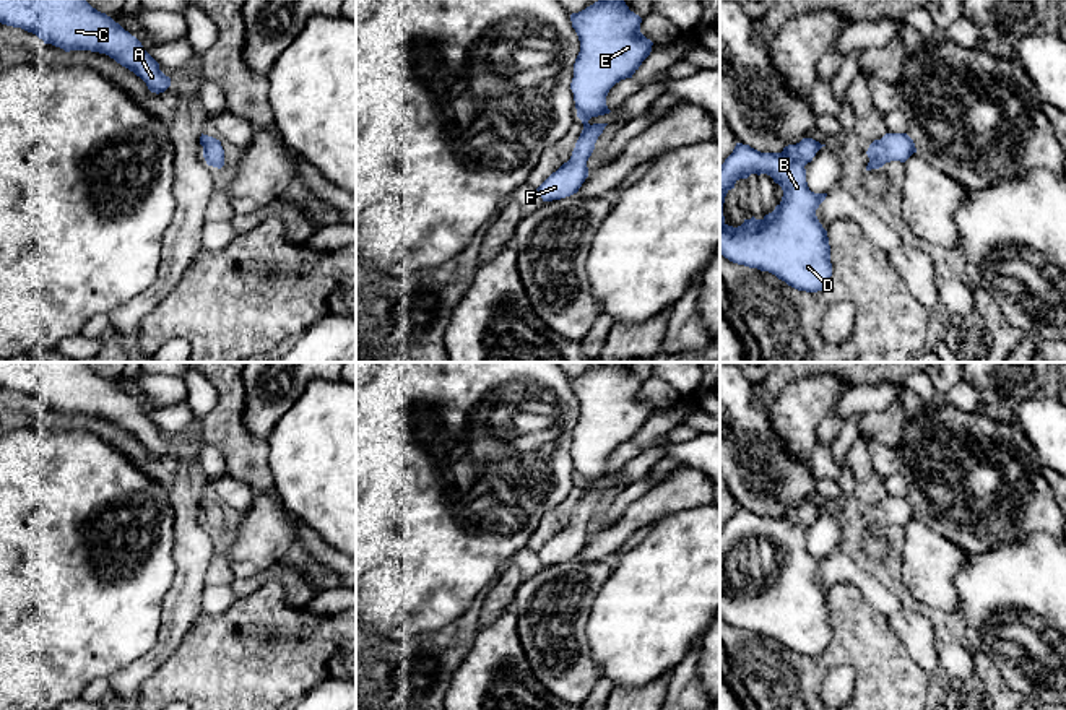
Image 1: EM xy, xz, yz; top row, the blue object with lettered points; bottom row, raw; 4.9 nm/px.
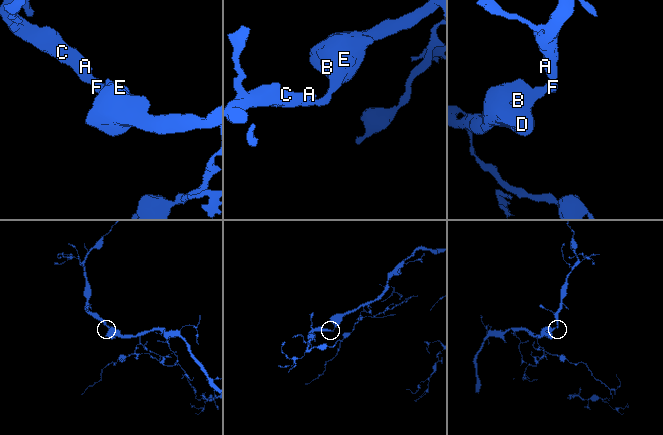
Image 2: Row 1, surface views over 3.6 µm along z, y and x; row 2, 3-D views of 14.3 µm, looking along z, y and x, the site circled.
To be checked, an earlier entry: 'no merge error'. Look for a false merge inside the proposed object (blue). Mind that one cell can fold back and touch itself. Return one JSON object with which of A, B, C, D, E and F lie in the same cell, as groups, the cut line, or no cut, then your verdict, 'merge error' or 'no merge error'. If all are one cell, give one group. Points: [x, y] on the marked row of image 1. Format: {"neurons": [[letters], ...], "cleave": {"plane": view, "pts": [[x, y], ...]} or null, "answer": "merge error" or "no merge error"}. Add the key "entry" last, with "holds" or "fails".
{"neurons": [["A", "B", "C", "D", "E", "F"]], "cleave": null, "answer": "no merge error", "entry": "holds"}

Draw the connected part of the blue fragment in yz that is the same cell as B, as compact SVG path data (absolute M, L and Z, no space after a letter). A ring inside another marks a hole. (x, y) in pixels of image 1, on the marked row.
M803 138L796 145L785 146L782 153L760 153L749 145L736 143L733 153L720 166L720 253L725 258L769 271L798 291L817 292L827 286L832 276L830 245L827 231L816 216L827 193L809 190L804 169L822 146L826 145L812 138ZM751 174L770 175L783 190L782 201L762 219L752 216L738 227L728 226L723 216L725 197L739 179L748 179Z

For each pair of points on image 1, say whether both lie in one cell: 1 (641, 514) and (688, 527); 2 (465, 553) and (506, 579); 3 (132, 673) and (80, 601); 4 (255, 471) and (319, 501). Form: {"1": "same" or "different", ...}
{"1": "different", "2": "different", "3": "different", "4": "different"}

